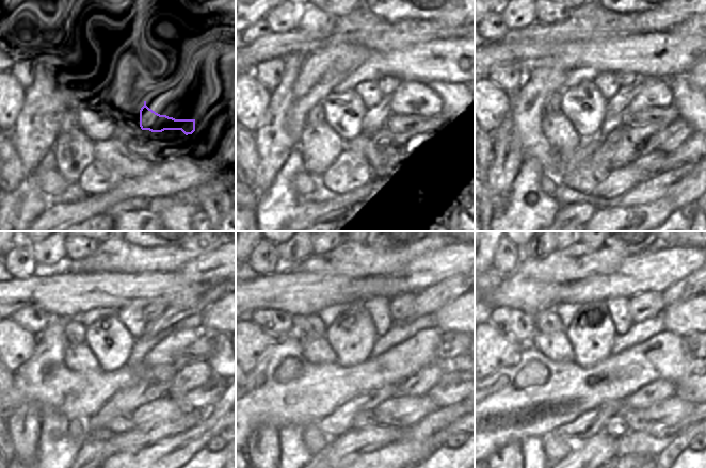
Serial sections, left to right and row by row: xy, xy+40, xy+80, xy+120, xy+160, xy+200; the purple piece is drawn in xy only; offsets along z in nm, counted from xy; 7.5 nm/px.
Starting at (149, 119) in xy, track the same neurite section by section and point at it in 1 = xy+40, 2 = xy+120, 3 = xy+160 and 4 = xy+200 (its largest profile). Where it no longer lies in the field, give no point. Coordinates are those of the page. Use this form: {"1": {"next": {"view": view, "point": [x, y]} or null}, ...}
{"1": {"next": {"view": "xy+40", "point": [397, 123]}}, "2": {"next": {"view": "xy+120", "point": [202, 350]}}, "3": {"next": {"view": "xy+160", "point": [451, 344]}}, "4": {"next": {"view": "xy+200", "point": [691, 342]}}}

